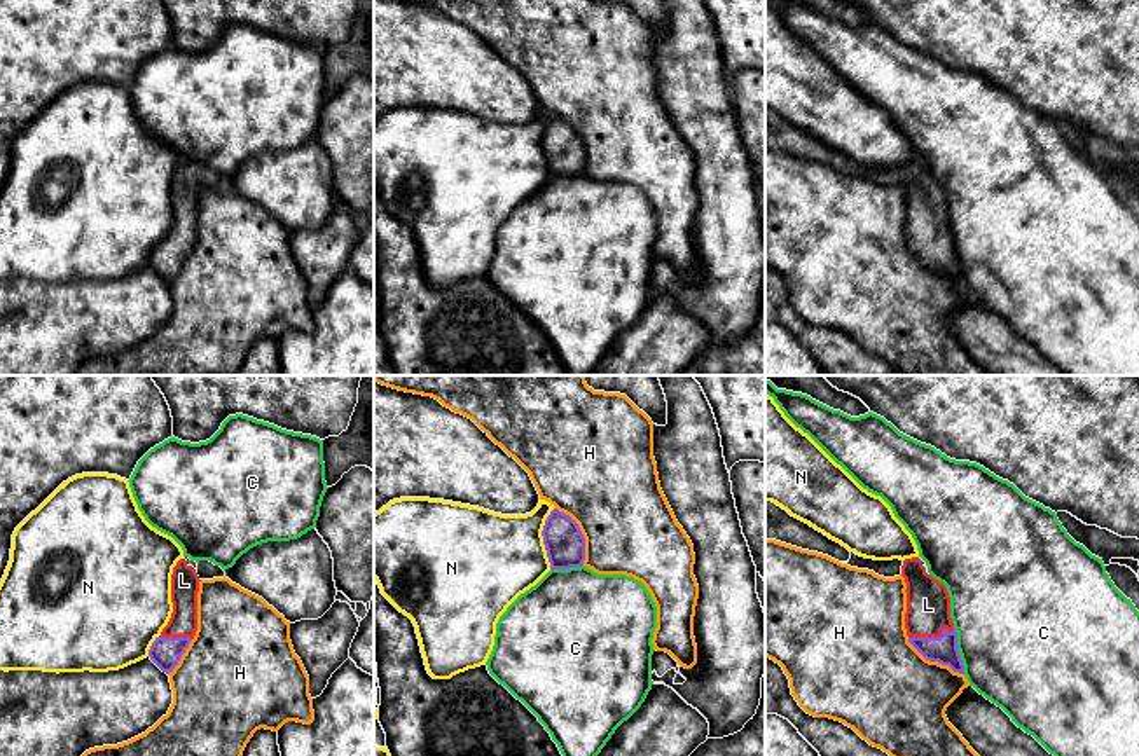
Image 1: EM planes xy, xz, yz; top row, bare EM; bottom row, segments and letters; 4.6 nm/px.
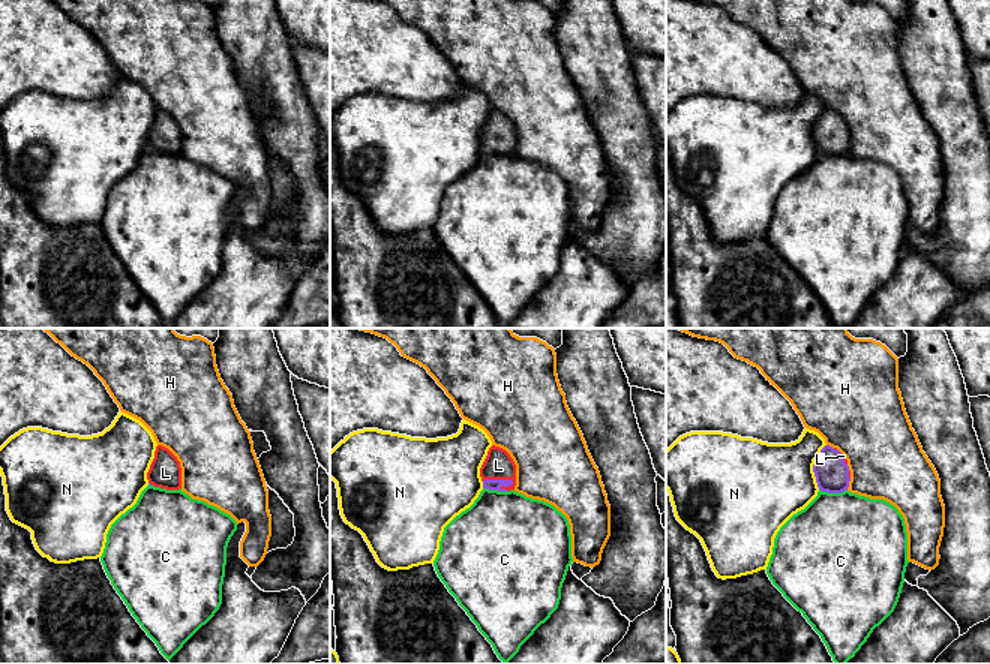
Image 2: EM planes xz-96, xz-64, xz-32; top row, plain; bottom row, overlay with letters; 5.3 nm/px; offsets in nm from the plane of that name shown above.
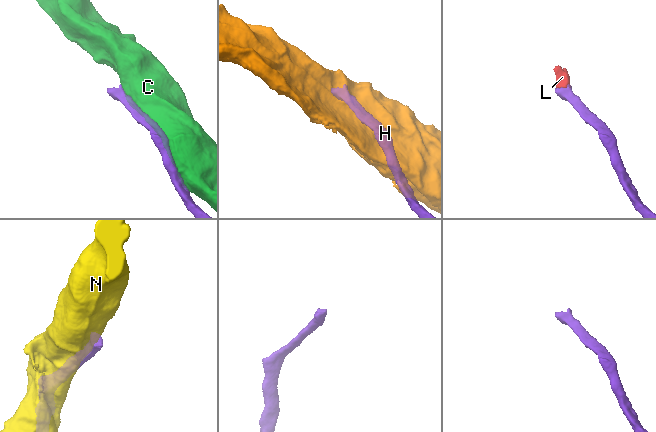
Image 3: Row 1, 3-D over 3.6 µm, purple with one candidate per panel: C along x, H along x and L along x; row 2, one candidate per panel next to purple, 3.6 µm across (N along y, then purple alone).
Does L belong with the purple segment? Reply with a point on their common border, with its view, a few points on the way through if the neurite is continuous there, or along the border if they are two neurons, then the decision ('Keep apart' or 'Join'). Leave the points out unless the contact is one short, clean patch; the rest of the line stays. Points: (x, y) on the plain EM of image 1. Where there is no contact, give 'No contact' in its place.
Touches purple at yz (931, 247). Path across: yz (944, 259), (931, 247), (928, 213). Join

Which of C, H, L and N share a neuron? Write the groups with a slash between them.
C / H / L / N

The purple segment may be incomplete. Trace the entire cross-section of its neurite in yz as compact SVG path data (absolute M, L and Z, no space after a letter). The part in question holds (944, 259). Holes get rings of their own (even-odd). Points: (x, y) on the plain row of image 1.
M765 110L765 147L828 164L842 173L868 178L884 187L901 183L907 192L905 237L908 251L926 269L949 274L954 281L964 283L947 196L926 182L919 166L905 169L859 166L809 133L791 126L772 110Z

